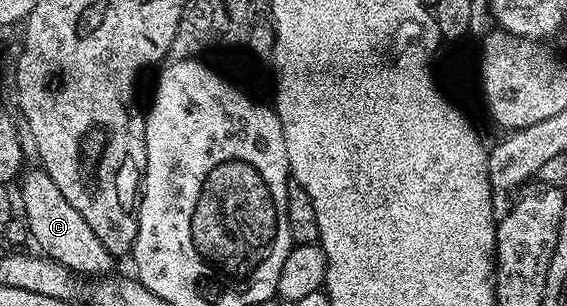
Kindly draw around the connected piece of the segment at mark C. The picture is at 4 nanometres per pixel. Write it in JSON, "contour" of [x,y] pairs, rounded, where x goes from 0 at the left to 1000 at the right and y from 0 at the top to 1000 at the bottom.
{"contour":[[[78,556],[65,562],[46,559],[35,578],[37,654],[34,641],[34,680],[44,690],[44,719],[51,729],[51,758],[58,768],[58,784],[67,797],[71,820],[81,837],[97,843],[97,856],[111,856],[125,886],[141,895],[145,905],[164,902],[162,908],[178,908],[192,889],[203,863],[203,843],[168,778],[168,752],[146,725],[146,699],[111,647],[104,608],[90,595],[90,582]]]}

